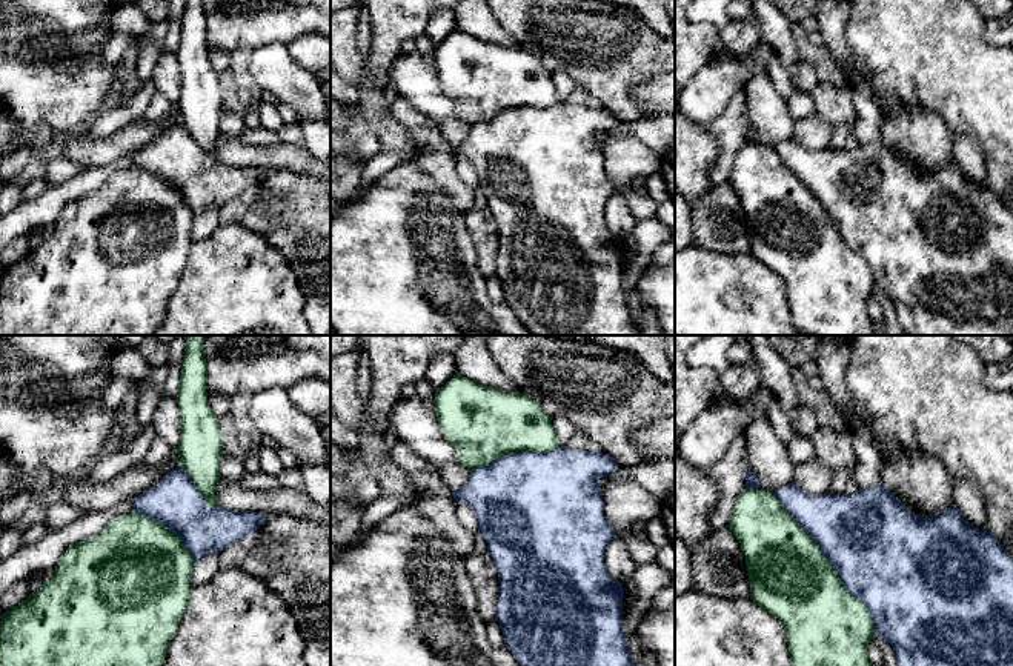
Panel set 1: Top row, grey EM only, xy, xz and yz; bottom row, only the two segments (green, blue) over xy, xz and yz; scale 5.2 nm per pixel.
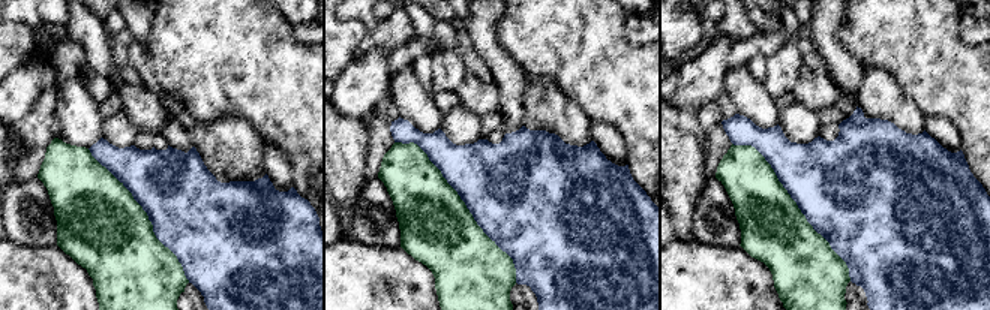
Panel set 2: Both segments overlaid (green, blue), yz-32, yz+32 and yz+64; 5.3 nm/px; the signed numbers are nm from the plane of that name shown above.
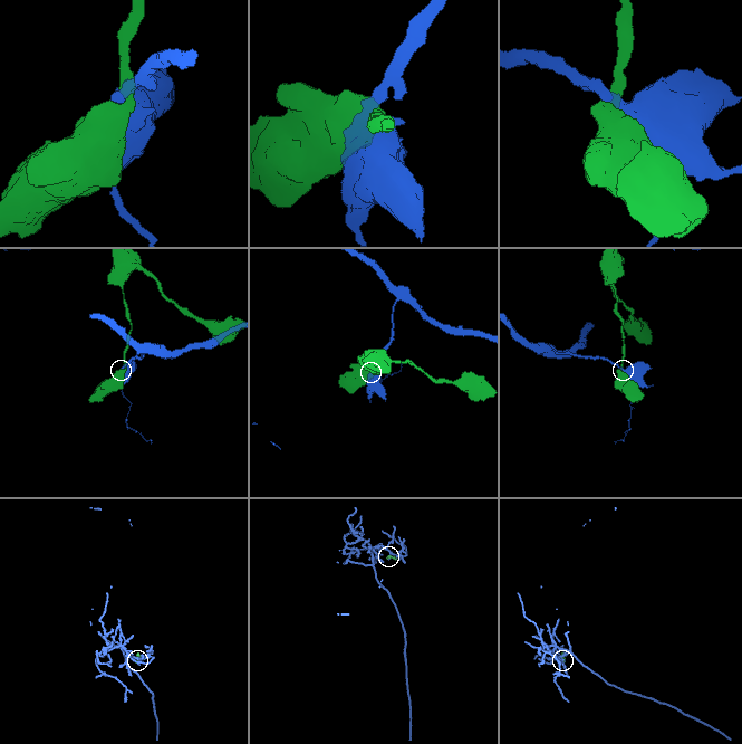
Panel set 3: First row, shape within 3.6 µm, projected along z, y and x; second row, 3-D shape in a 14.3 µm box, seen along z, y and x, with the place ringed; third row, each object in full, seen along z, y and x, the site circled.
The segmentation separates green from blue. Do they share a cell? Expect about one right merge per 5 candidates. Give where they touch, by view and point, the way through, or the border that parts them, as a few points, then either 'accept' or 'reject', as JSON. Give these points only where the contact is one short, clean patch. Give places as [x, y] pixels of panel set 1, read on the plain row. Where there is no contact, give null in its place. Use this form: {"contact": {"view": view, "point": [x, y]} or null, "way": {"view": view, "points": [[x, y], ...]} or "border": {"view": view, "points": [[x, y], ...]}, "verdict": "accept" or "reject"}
{"contact": {"view": "yz", "point": [830, 220]}, "verdict": "reject"}

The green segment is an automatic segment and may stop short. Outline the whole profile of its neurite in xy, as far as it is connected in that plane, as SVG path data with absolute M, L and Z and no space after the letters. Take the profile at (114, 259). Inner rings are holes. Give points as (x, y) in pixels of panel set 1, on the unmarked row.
M131 166L117 171L101 188L72 200L51 235L0 275L0 335L151 335L192 248L195 214L178 189L154 174Z

